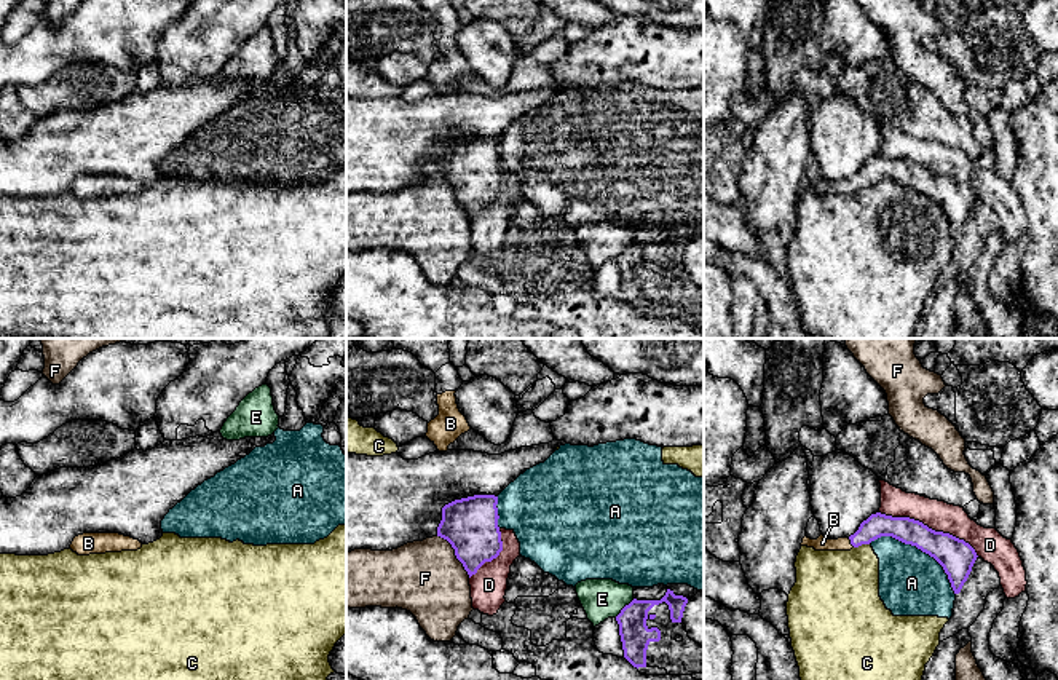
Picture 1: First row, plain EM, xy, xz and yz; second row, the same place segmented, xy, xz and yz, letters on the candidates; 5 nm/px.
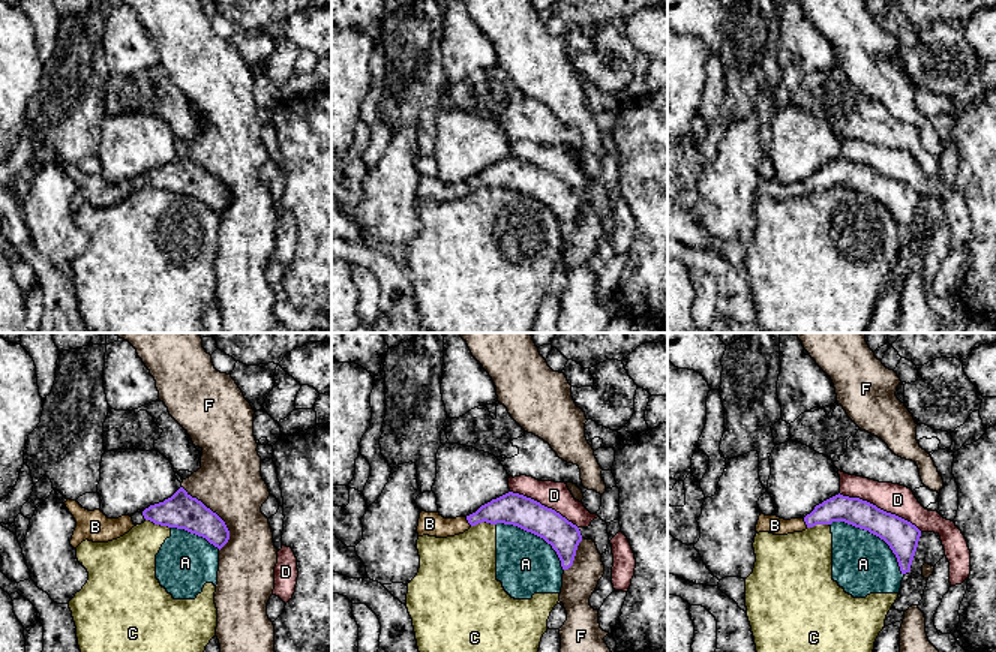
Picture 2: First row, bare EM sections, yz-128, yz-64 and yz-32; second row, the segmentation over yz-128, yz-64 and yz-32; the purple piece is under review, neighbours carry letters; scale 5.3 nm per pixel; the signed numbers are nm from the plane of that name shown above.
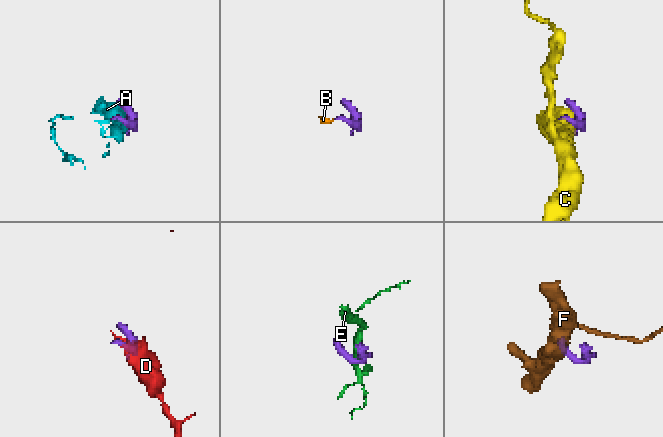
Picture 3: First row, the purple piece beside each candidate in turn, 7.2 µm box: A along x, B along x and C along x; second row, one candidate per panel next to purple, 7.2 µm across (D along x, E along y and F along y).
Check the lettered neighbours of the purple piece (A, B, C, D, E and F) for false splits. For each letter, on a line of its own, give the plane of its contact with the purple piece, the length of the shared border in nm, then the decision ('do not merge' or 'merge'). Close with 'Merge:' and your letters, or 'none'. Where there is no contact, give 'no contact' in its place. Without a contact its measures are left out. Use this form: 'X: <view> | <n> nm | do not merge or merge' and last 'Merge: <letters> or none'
A: yz | 500 nm | do not merge
B: yz | 60 nm | merge
C: yz | 80 nm | do not merge
D: yz | 550 nm | do not merge
E: xz | 140 nm | do not merge
F: xz | 280 nm | do not merge
Merge: B

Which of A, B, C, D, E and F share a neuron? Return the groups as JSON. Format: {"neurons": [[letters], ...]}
{"neurons": [["A", "C"], ["B"], ["D"], ["E"], ["F"]]}

